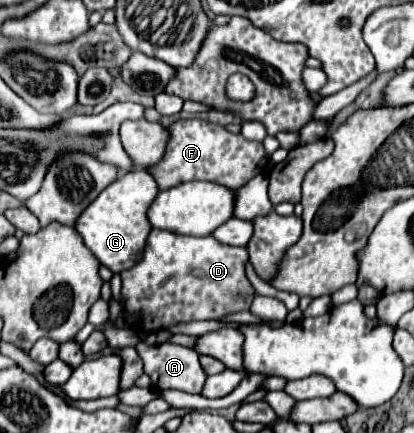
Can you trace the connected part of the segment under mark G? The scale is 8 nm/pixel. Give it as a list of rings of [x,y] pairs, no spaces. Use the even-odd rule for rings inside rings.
[[[146,169],[122,173],[78,217],[76,231],[82,235],[84,245],[112,273],[130,269],[134,263],[138,263],[142,259],[146,239],[152,231],[152,225],[148,221],[148,207],[158,197],[158,193],[160,193],[158,183],[154,183],[154,177]]]

